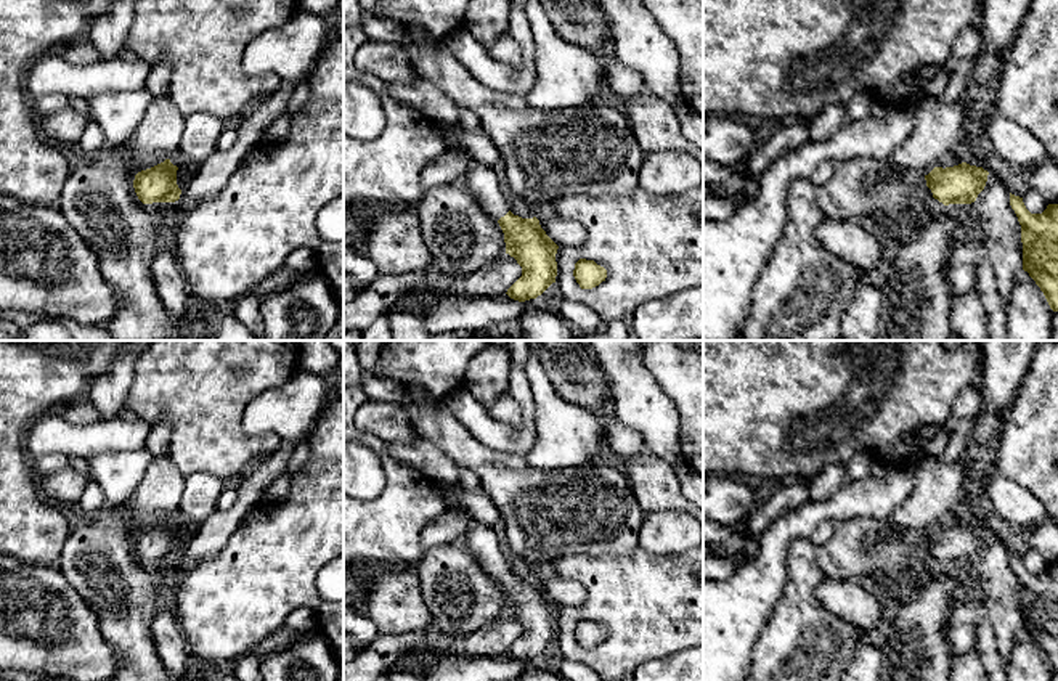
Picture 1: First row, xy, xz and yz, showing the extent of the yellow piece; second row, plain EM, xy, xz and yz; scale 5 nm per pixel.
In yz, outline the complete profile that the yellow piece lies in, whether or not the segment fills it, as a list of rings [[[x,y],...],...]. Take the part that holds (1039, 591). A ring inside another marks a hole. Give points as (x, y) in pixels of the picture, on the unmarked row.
[[[1010,553],[1010,565],[1021,585],[1023,630],[1040,647],[1050,668],[1058,671],[1058,564],[1031,573],[1023,557]]]

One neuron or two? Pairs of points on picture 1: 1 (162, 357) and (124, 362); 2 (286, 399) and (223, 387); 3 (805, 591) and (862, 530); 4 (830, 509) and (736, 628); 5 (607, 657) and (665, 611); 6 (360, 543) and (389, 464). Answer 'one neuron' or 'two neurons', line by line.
1: two neurons
2: two neurons
3: two neurons
4: one neuron
5: one neuron
6: one neuron

